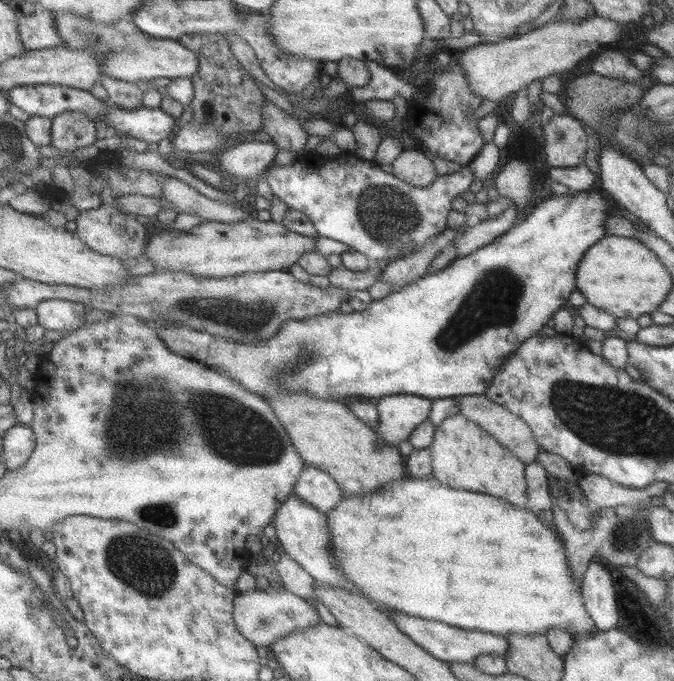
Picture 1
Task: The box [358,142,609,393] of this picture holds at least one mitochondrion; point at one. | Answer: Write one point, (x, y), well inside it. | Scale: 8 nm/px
(493, 300)

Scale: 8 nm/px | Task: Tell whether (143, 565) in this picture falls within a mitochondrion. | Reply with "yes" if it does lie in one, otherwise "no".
yes

